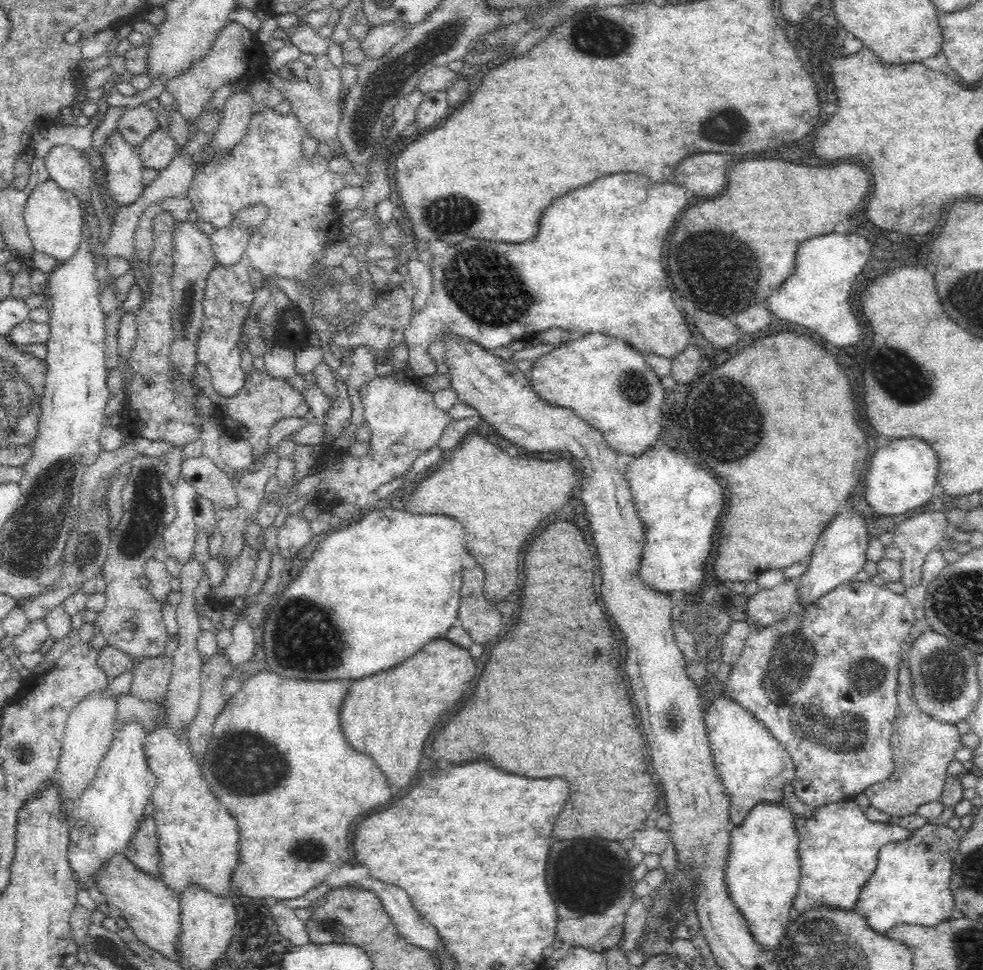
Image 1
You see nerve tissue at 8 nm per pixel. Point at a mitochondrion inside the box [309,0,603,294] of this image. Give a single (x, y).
(441, 36)

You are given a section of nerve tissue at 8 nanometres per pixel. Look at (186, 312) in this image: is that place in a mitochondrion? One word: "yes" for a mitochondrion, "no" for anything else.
yes

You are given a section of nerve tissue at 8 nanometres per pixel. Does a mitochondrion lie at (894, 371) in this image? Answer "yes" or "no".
yes

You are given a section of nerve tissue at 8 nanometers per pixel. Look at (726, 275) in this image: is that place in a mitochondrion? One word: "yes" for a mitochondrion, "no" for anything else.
yes

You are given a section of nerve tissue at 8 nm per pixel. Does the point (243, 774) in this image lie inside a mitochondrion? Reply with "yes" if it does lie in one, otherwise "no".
yes

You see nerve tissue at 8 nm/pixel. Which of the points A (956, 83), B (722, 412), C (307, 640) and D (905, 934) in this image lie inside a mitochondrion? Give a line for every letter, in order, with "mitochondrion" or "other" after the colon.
A: other
B: mitochondrion
C: mitochondrion
D: other

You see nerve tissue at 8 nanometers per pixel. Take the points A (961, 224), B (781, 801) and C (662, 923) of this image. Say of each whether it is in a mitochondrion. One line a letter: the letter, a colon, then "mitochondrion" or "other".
A: other
B: other
C: mitochondrion

